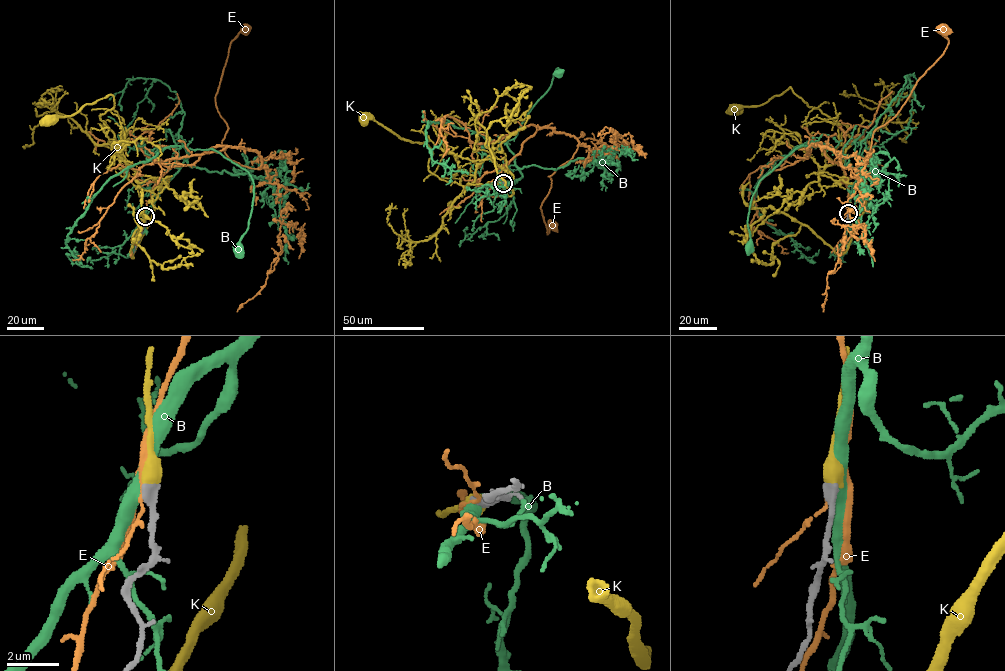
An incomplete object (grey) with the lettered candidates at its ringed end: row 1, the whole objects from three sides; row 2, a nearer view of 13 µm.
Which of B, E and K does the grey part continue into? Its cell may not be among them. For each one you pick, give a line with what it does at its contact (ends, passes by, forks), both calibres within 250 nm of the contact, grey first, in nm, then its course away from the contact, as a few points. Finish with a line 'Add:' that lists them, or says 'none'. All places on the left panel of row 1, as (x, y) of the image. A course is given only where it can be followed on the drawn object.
K: It ends there. Thickness 400 nm (grey) against 550 nm. Its course: (144, 216), (142, 199), (123, 170), (126, 161), (99, 116), (113, 107), (112, 95), (46, 121)
Add: K

